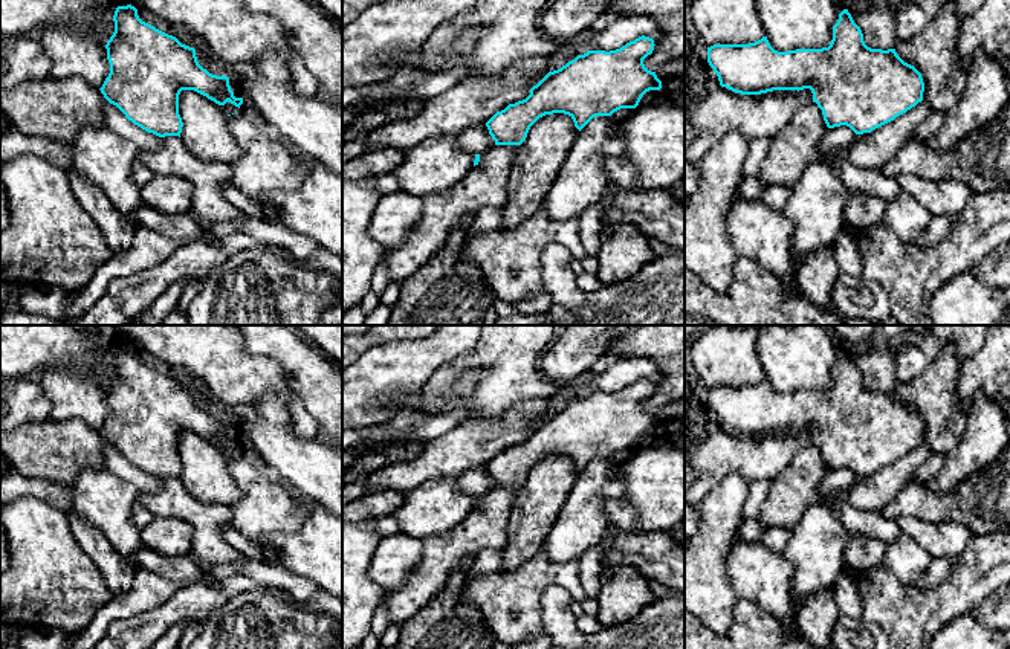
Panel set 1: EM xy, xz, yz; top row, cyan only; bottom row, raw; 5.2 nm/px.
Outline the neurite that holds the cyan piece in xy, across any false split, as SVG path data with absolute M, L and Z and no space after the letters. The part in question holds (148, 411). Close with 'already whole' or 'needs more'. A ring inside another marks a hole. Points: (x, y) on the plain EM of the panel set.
M118 348L113 363L115 374L105 386L110 415L99 431L108 443L105 469L131 483L139 493L159 490L165 478L180 479L183 464L179 457L179 437L182 432L194 432L219 447L229 443L240 450L243 446L243 440L234 438L228 418L217 418L203 411L194 389L142 363L134 348Z | needs more

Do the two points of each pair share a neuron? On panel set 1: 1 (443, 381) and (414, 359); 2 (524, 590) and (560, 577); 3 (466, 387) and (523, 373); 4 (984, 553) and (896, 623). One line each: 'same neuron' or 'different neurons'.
1: different neurons
2: same neuron
3: different neurons
4: same neuron

